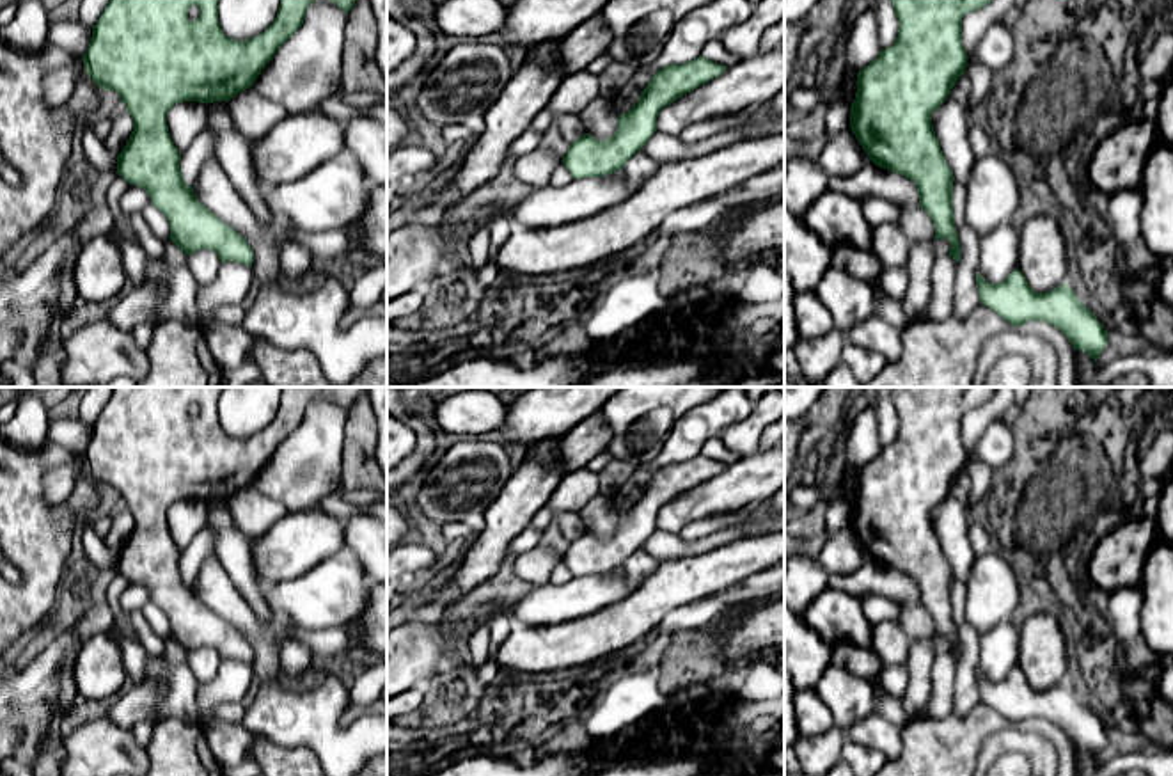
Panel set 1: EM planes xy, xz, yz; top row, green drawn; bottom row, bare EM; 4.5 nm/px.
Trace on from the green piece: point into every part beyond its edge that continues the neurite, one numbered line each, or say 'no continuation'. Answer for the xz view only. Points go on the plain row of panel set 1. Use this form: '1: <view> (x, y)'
no continuation

